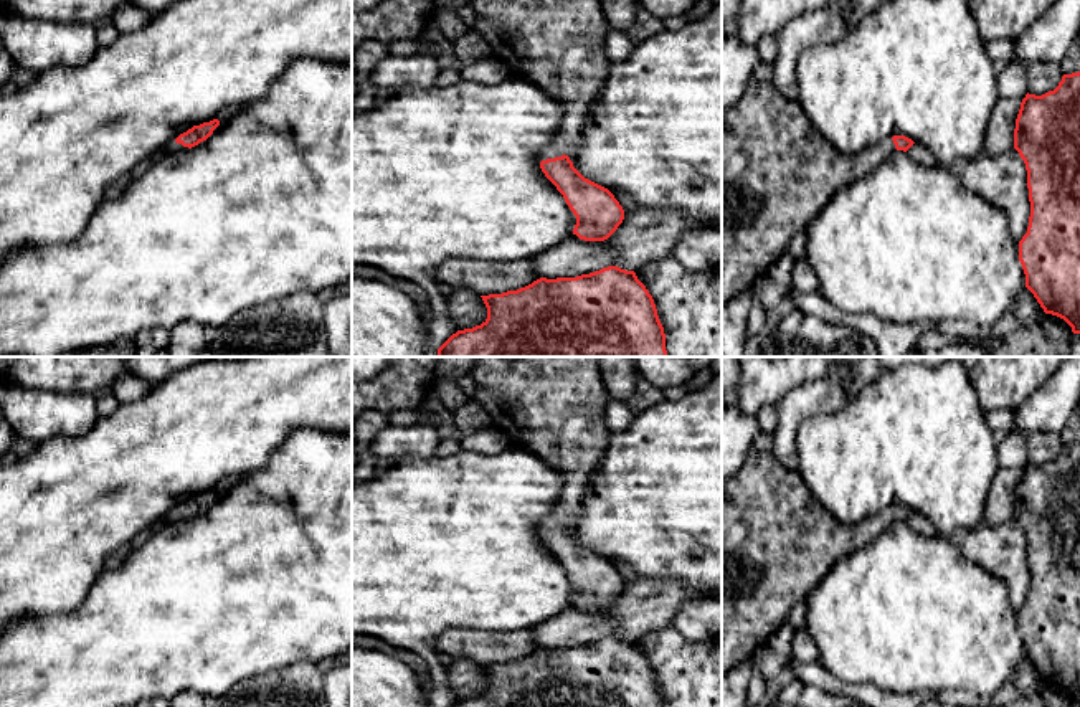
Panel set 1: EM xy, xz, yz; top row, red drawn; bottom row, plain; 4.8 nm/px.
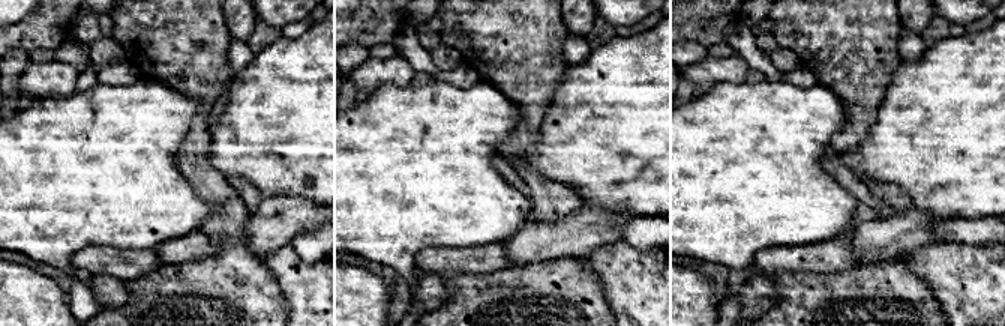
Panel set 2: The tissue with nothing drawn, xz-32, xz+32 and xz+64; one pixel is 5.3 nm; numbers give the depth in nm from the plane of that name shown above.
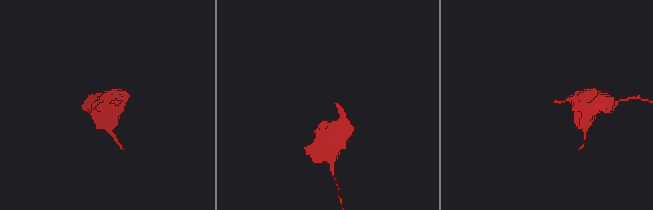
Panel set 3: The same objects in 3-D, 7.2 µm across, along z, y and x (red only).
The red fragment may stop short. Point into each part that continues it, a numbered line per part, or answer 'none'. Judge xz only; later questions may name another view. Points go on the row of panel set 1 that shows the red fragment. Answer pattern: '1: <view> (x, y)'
1: xz (557, 147)

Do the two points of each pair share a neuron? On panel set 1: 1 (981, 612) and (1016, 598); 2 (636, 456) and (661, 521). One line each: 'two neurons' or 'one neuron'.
1: two neurons
2: one neuron

